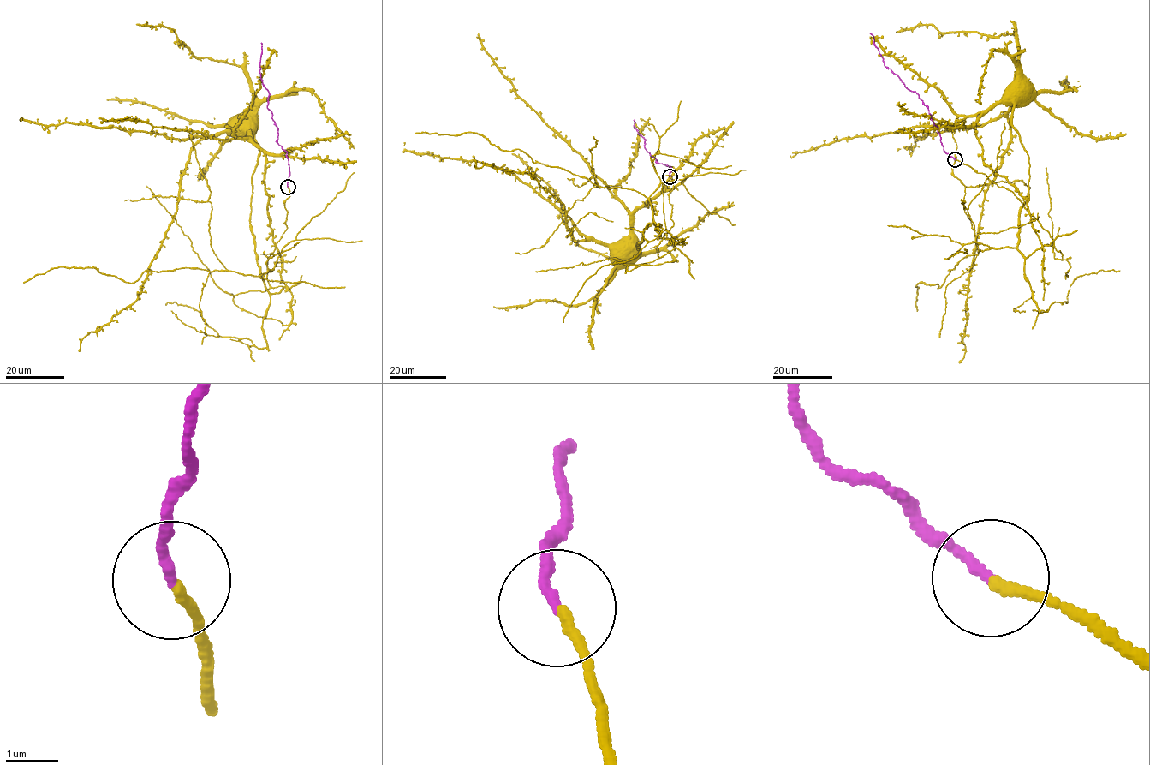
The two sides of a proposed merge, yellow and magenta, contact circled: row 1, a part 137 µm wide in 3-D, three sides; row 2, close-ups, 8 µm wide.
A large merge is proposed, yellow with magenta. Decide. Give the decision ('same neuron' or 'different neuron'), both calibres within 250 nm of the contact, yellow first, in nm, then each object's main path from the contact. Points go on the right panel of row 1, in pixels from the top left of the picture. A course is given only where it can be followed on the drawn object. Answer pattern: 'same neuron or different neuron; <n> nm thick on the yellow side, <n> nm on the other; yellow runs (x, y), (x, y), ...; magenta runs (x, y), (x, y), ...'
same neuron; 200 nm thick on the yellow side, 180 nm on the other; yellow runs (954, 159), (983, 173), (1027, 205), (1011, 184), (985, 163), (975, 133), (975, 121), (1007, 92); magenta runs (954, 159), (944, 152), (938, 128), (932, 120), (928, 108), (916, 93), (884, 66), (870, 32)

